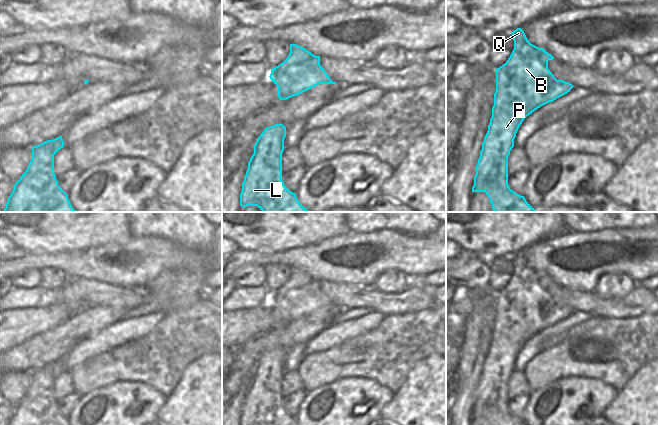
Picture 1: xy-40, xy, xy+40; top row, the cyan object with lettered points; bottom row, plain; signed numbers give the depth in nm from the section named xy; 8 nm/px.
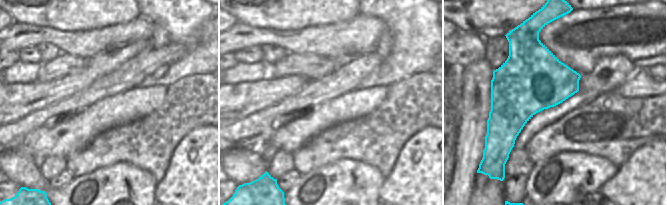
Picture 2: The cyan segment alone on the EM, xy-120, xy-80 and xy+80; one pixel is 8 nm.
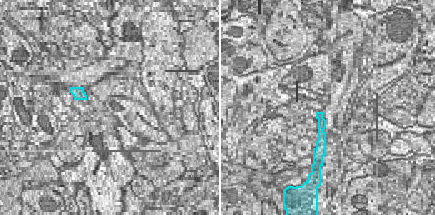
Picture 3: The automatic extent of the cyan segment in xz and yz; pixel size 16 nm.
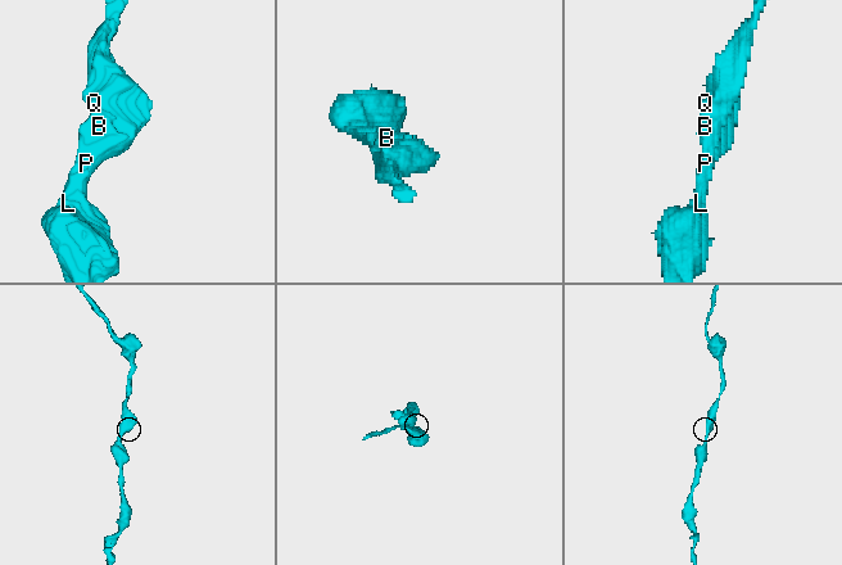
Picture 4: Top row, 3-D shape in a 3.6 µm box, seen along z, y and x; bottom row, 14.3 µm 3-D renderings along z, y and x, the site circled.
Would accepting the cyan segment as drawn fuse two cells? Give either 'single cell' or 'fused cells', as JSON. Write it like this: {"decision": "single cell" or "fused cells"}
{"decision": "single cell"}

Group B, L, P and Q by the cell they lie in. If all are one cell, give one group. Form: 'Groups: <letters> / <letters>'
Groups: B L P Q.

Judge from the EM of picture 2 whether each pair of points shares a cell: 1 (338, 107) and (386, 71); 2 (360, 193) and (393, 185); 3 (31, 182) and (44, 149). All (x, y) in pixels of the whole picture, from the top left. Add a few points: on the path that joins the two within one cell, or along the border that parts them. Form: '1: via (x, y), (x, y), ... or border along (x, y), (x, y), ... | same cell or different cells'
1: border along (386, 86), (370, 86), (357, 89) | different cells
2: border along (385, 177), (378, 194) | different cells
3: border along (16, 151), (25, 151), (39, 160) | different cells

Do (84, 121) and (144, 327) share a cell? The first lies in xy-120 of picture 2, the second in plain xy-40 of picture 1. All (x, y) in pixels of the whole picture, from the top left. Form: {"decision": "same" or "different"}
{"decision": "same"}

